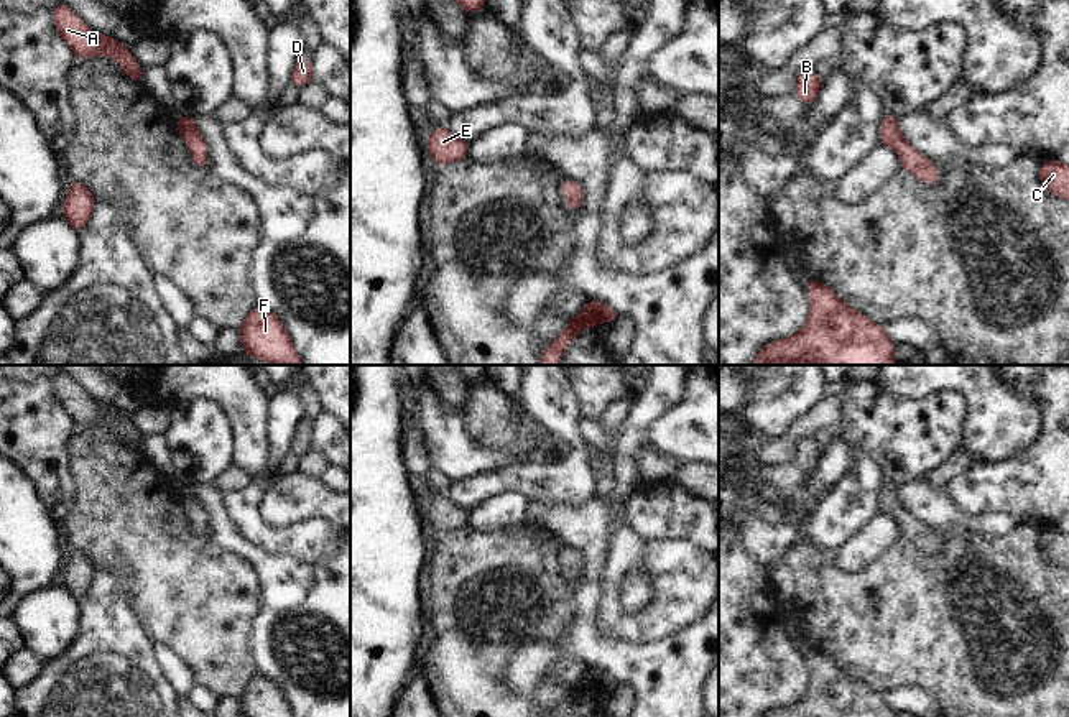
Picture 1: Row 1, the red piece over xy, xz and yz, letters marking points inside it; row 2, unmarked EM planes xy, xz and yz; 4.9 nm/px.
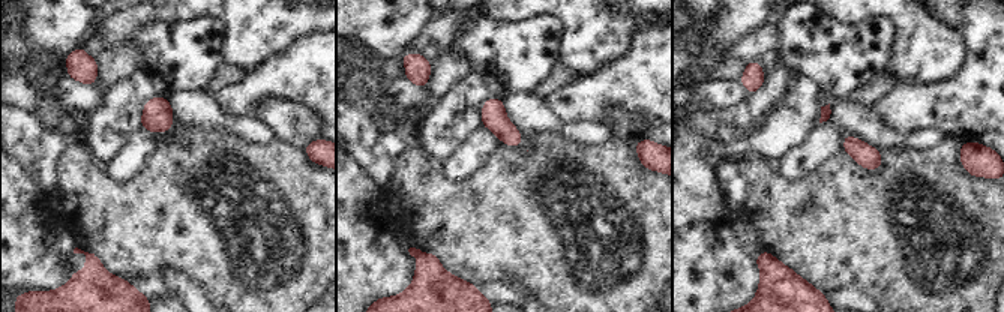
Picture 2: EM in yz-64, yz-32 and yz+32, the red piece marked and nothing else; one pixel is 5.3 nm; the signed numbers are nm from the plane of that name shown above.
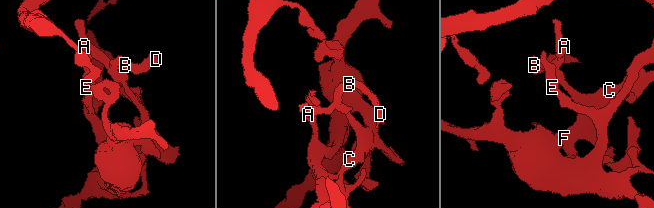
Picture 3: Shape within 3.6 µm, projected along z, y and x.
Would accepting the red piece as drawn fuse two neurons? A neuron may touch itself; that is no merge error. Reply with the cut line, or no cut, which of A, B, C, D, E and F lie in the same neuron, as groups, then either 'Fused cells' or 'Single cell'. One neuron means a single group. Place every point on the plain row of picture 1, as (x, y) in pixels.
No split. Groups: A B C D E F. Single cell.

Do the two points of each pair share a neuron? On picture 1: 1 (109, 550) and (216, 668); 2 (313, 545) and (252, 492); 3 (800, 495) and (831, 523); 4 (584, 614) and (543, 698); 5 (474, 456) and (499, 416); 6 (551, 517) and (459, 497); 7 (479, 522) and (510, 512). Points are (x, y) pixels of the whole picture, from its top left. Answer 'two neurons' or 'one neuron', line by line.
1: one neuron
2: one neuron
3: two neurons
4: two neurons
5: two neurons
6: two neurons
7: one neuron

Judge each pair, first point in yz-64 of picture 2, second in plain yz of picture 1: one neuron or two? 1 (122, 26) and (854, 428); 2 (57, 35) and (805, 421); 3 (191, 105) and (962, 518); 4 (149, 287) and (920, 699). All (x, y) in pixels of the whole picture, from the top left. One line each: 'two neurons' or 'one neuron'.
1: two neurons
2: two neurons
3: one neuron
4: one neuron

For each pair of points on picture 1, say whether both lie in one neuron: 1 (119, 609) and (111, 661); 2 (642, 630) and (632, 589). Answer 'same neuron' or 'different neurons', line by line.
1: same neuron
2: different neurons

